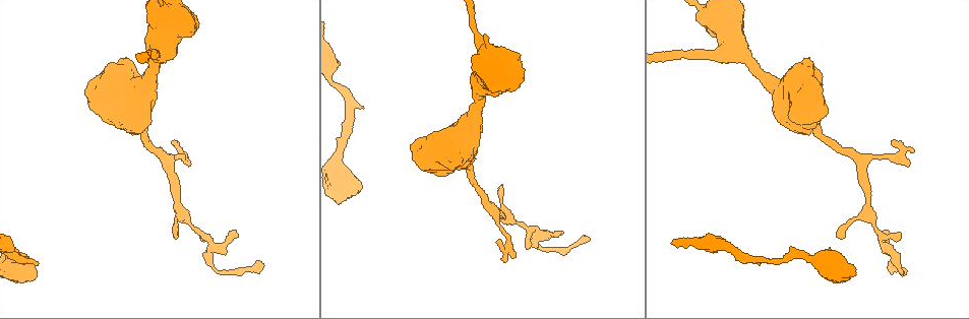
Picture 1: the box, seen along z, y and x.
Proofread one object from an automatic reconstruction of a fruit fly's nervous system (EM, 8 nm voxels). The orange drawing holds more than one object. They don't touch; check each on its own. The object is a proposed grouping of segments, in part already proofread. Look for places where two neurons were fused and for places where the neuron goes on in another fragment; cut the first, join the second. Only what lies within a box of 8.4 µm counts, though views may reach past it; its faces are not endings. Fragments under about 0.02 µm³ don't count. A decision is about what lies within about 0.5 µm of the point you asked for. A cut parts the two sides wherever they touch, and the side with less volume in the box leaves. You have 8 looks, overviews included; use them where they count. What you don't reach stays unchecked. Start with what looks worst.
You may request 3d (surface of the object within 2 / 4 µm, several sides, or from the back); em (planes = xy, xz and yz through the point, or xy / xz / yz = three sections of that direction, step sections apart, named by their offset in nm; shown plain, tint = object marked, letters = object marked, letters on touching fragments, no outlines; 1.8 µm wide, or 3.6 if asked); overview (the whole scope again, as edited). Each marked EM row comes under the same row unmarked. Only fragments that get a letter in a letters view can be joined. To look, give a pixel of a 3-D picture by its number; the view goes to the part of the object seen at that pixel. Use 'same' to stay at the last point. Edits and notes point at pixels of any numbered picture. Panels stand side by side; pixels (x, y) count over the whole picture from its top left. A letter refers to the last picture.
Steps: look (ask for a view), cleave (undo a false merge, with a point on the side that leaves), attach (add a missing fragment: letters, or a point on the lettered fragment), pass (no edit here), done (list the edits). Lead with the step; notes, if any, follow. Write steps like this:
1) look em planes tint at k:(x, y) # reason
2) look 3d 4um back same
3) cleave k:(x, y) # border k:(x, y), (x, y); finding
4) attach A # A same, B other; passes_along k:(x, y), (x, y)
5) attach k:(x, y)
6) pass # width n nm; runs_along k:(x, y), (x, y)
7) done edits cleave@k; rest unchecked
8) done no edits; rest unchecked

look 3d 4um back at 1:(262, 266) # tapers out

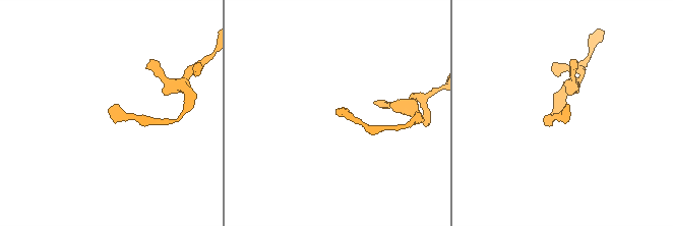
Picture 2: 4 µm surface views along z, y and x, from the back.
look em xy step 16 tint at 2:(336, 111)

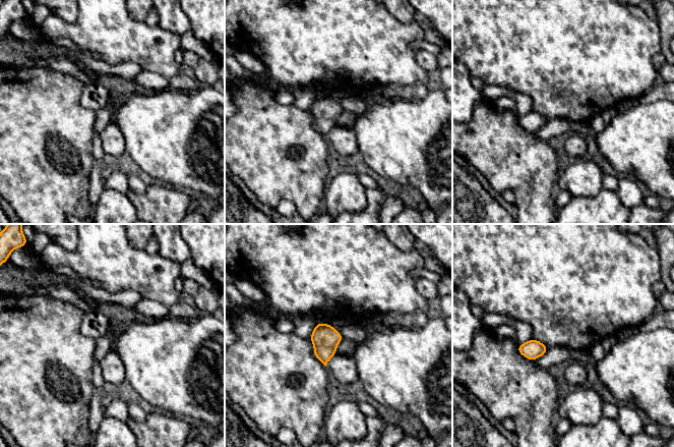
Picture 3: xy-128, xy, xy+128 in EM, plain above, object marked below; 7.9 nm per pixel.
look em planes letters same # another direction

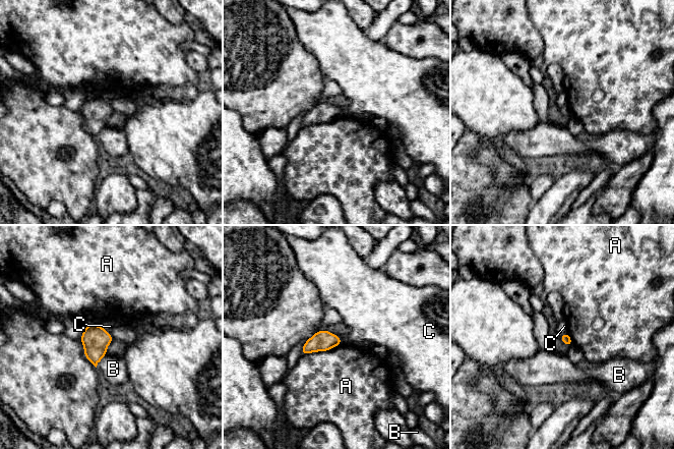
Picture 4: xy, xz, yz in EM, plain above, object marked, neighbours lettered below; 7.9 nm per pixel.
pass # longest_contact A 320 nm; A other, B other, C other; none of them fits

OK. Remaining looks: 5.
look 3d 2um at 1:(173, 143) # thin end

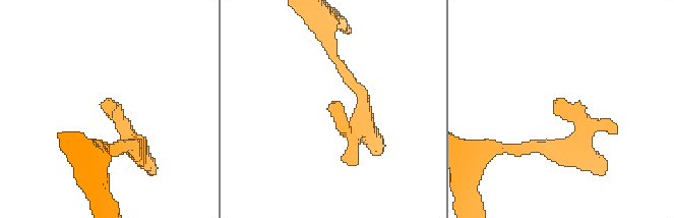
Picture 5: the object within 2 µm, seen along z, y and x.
look em yz step 4 letters at 5:(334, 102) # now the EM

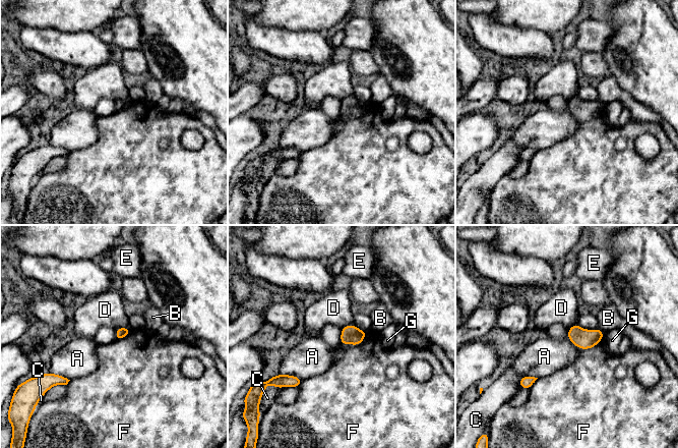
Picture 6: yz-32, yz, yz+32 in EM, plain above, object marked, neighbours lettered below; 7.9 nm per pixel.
look em xz step 8 letters same # another direction

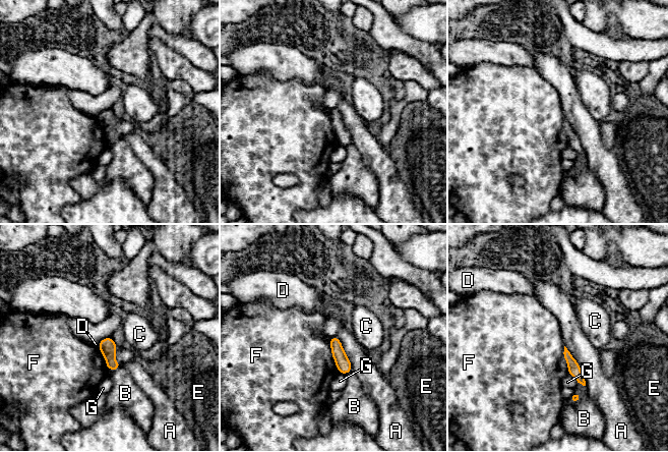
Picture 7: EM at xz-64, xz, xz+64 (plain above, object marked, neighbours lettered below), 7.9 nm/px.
pass # A other, B other, C other, D other, E other, F other, G other; no lettered fragment goes on from it

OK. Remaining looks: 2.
look 3d 4um at 1:(843, 235) # branch stops here

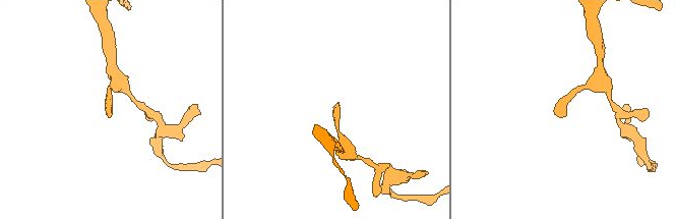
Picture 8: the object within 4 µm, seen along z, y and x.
look em planes letters at 8:(566, 111) # need the tissue

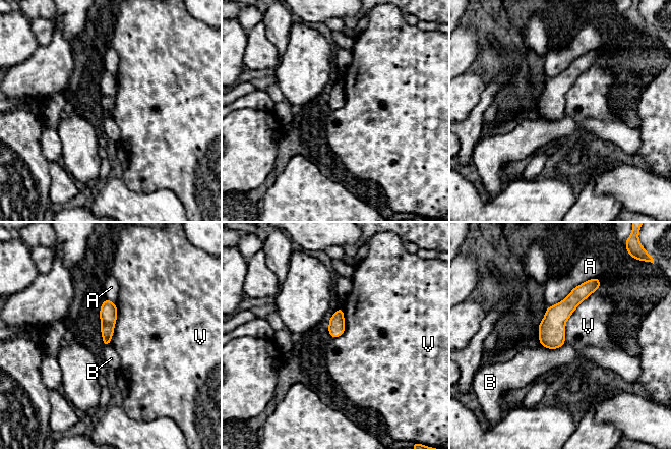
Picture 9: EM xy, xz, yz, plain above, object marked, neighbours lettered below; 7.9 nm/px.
pass # A other, B other, V other; border 9:(597, 289), (566, 321), (564, 342); none of them fits

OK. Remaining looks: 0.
done no edits; rest unchecked

